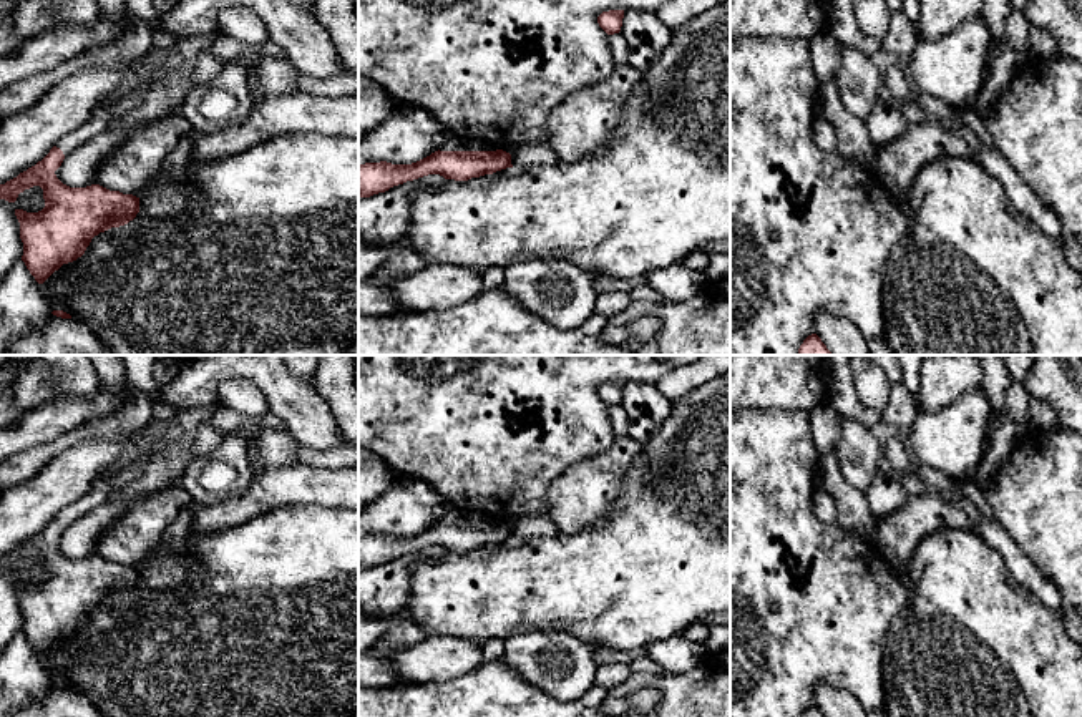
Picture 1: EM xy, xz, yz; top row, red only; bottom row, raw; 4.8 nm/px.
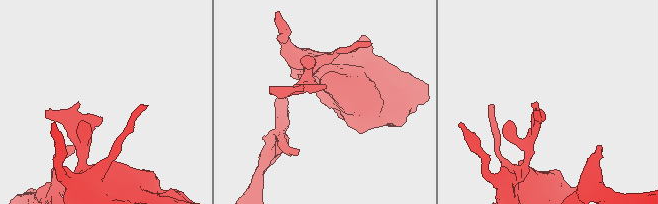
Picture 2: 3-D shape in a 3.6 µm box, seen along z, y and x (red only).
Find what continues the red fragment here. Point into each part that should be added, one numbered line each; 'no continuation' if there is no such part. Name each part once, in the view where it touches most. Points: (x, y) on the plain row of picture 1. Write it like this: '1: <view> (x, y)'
1: xz (455, 517)

